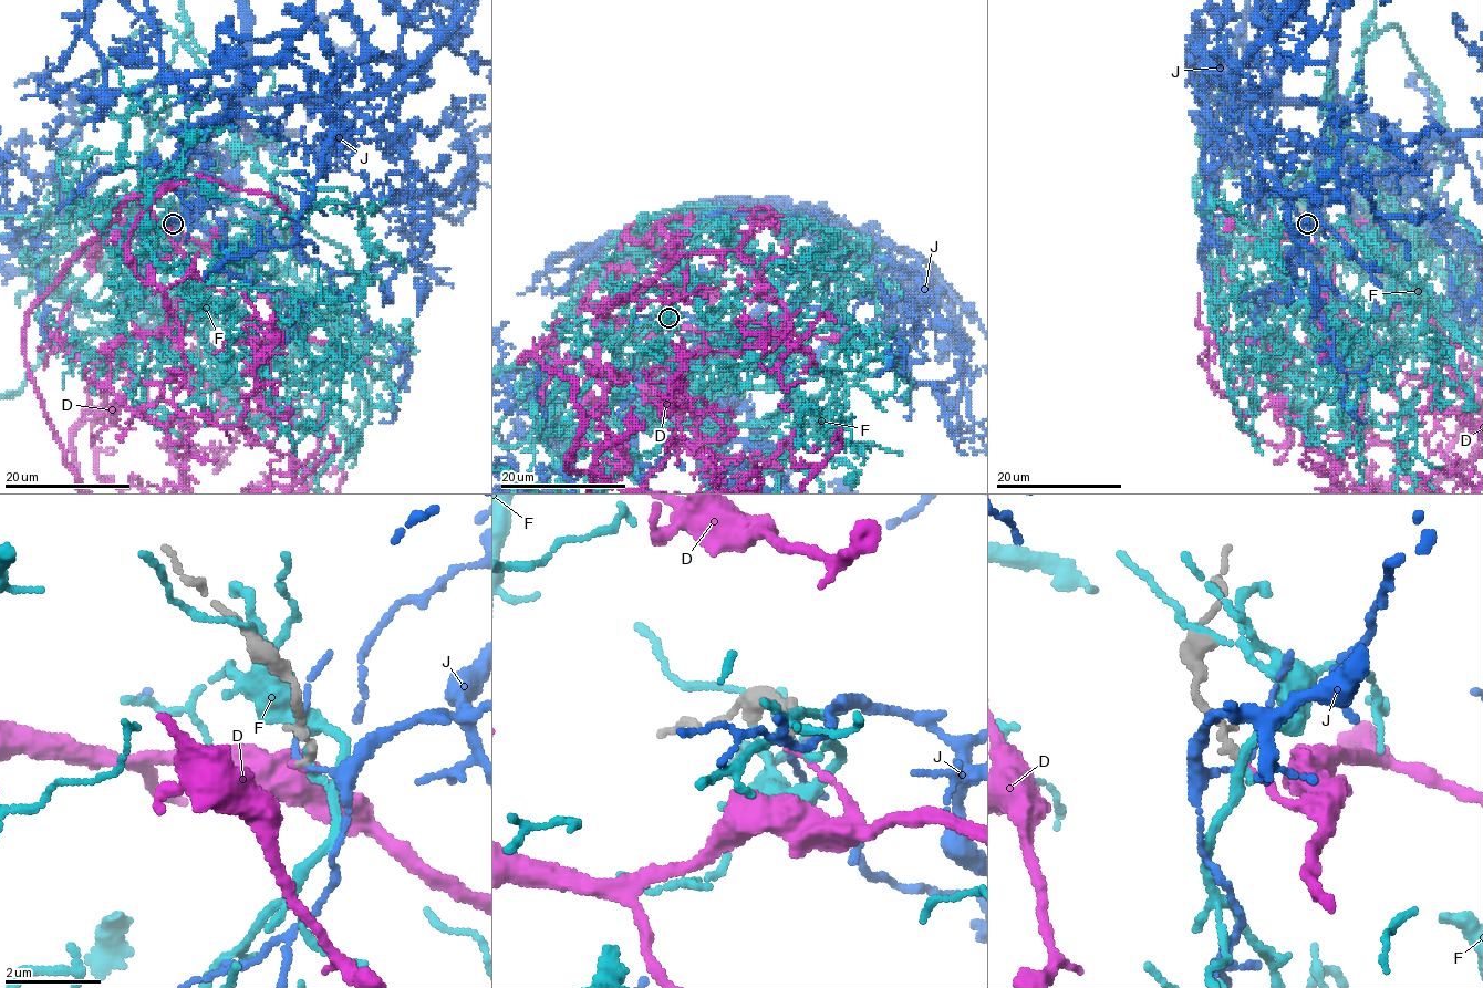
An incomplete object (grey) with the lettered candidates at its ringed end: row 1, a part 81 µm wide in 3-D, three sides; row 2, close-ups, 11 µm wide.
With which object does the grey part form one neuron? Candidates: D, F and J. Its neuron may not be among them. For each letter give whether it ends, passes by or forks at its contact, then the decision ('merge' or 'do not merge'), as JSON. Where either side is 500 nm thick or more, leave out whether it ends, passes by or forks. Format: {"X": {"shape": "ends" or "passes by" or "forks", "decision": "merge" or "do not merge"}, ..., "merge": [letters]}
{"D": {"shape": "ends", "decision": "do not merge"}, "F": {"shape": "ends", "decision": "do not merge"}, "J": {"shape": "passes by", "decision": "do not merge"}, "merge": []}

